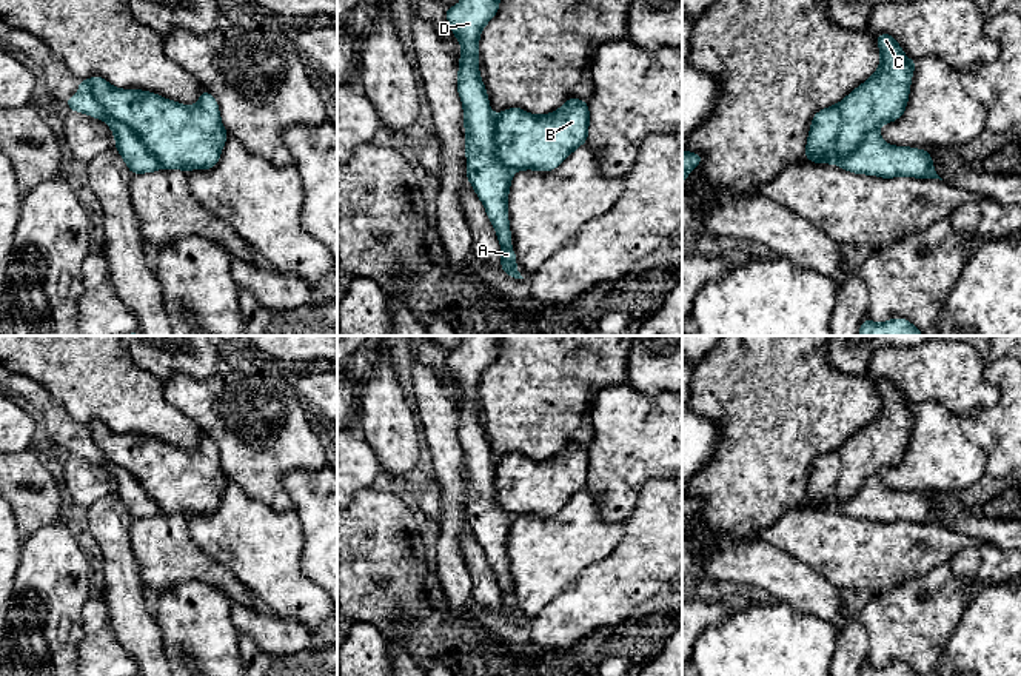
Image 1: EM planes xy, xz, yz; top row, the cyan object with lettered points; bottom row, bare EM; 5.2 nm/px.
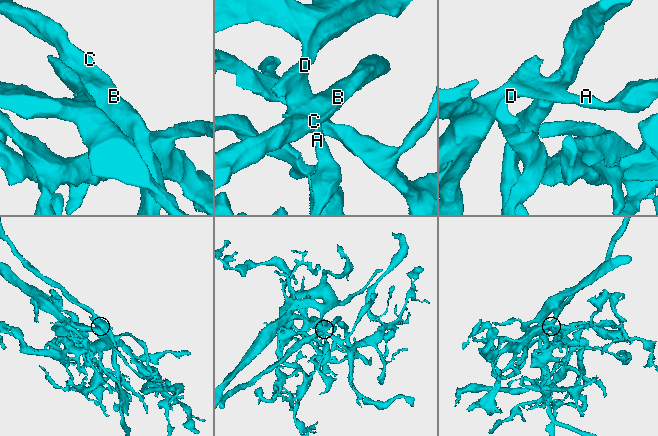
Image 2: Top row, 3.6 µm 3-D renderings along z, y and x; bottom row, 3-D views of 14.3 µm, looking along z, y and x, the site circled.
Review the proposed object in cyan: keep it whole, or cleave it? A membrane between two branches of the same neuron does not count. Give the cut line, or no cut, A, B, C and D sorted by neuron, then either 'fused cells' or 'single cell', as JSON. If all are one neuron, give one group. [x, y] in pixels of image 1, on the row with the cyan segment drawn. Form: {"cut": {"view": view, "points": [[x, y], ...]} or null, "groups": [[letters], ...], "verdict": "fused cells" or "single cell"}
{"cut": {"view": "xy", "points": [[88, 82], [100, 107], [111, 117], [125, 123], [162, 167]]}, "groups": [["A", "D"], ["B", "C"]], "verdict": "fused cells"}

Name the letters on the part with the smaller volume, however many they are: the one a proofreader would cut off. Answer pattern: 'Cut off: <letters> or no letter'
Cut off: B, C

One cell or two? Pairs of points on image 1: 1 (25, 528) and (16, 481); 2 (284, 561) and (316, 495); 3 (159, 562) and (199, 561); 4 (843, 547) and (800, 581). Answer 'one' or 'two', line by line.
1: one
2: two
3: one
4: two

